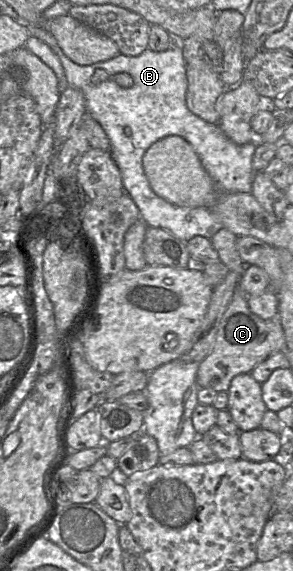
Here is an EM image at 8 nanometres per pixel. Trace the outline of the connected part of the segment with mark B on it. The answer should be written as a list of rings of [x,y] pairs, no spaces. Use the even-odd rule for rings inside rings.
[[[22,20],[22,24],[27,27],[31,36],[43,41],[58,56],[69,86],[82,91],[86,100],[86,111],[101,125],[110,141],[110,153],[120,171],[124,191],[138,207],[141,219],[146,225],[164,229],[183,242],[187,242],[195,236],[211,239],[222,229],[223,224],[219,217],[209,209],[205,207],[178,207],[156,195],[149,185],[142,166],[143,155],[153,143],[166,136],[177,135],[184,138],[193,147],[217,190],[225,193],[251,193],[252,191],[255,175],[252,168],[252,157],[256,149],[257,140],[254,139],[253,142],[238,145],[231,141],[217,124],[209,124],[190,112],[186,105],[187,64],[184,61],[181,45],[171,45],[163,52],[154,52],[146,49],[140,55],[132,57],[119,53],[110,60],[82,66],[76,64],[64,54],[51,33],[40,27],[32,26],[24,20]],[[97,70],[103,71],[106,79],[99,83],[94,83],[92,76]]]

